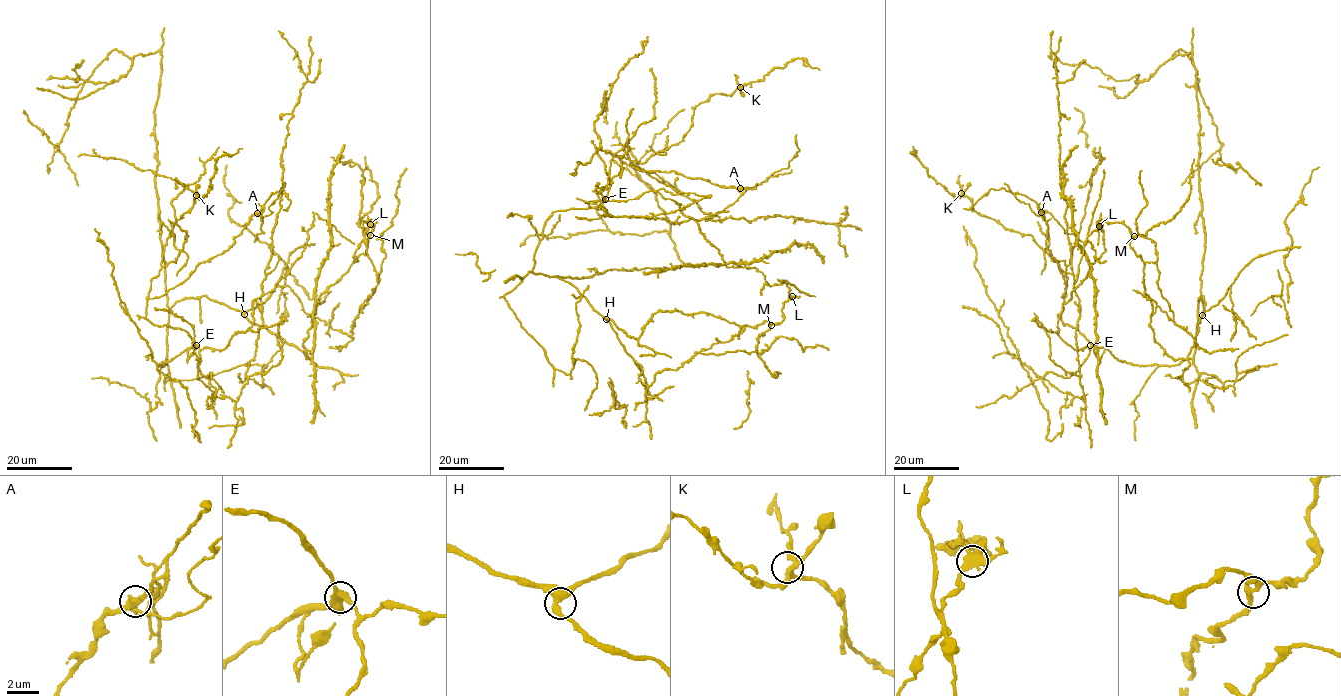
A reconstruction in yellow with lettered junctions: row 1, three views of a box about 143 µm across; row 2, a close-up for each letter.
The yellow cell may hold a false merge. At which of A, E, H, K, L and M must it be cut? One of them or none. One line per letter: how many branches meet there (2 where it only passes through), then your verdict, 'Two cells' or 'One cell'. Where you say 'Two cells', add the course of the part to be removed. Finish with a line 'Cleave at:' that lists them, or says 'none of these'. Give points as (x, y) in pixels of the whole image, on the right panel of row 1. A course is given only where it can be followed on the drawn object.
A: Branches: 4. Two cells. Course of the part to remove: (1042, 212), (1036, 202), (1024, 195), (1001, 188), (991, 189), (969, 208), (963, 208)
E: Branches: 3. One cell
H: Branches: 3. One cell
K: Branches: 4. One cell
L: Branches: 4. One cell
M: Branches: 3. One cell
Cleave at: A

